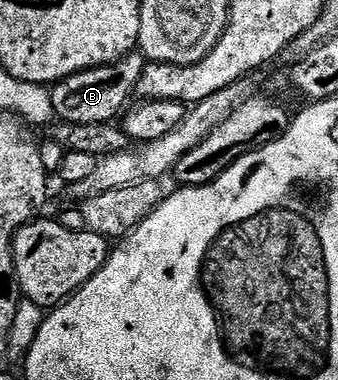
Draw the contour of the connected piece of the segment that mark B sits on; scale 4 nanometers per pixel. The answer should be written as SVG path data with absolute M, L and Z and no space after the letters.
M135 51L119 61L113 61L110 65L85 69L65 77L50 89L55 118L67 125L113 122L127 108L126 100L129 99L130 93L132 97L137 90L140 71L144 71L146 64L141 52Z

